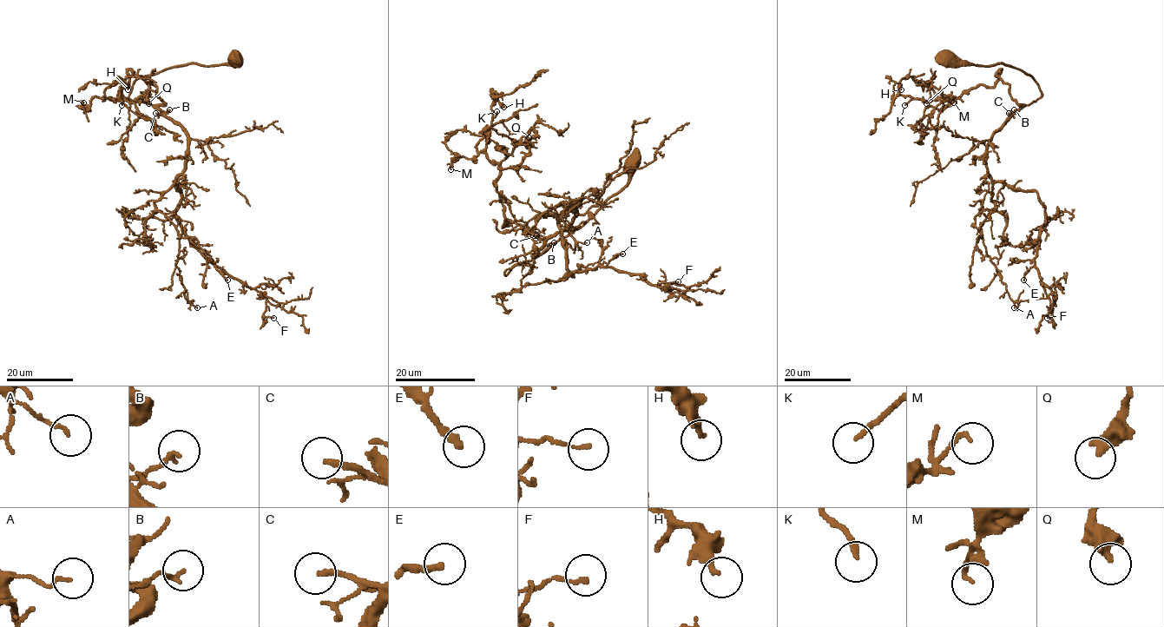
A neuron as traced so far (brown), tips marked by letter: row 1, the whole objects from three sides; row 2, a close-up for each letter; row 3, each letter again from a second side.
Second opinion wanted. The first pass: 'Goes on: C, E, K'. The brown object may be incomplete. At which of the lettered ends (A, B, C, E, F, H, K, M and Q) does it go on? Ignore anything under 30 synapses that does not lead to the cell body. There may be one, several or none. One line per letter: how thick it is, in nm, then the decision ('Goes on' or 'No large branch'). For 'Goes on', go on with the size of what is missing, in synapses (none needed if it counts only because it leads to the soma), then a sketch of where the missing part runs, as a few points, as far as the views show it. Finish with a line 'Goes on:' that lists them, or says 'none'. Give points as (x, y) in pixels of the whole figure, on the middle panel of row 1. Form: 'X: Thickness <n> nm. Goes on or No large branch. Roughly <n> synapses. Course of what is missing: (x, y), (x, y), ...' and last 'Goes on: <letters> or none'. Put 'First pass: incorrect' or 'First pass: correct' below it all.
A: Thickness 120 nm. No large branch
B: Thickness 160 nm. No large branch
C: Thickness 200 nm. Goes on. Roughly 60 synapses. Course of what is missing: (536, 235), (522, 229), (521, 221), (541, 210), (552, 196), (555, 184), (552, 186)
E: Thickness 280 nm. Goes on. Roughly 30 synapses. Course of what is missing: (622, 254), (630, 260), (630, 263), (639, 260)
F: Thickness 130 nm. No large branch
H: Thickness 240 nm. No large branch
K: Thickness 190 nm. Goes on. Roughly 50 synapses. Course of what is missing: (496, 111), (516, 90), (524, 75), (529, 43), (528, 33), (519, 24)
M: Thickness 140 nm. No large branch
Q: Thickness 400 nm. No large branch
Goes on: C, E, K
First pass: correct

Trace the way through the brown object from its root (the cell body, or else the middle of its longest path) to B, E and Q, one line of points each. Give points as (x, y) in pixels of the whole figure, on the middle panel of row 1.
B: (632, 163), (628, 164), (629, 181), (582, 227), (504, 273), (516, 265), (526, 264), (554, 242)
E: (632, 163), (629, 181), (582, 227), (504, 273), (562, 231), (573, 208), (559, 221), (561, 280), (622, 254)
Q: (632, 163), (582, 227), (506, 274), (548, 247), (503, 227), (496, 188), (529, 137)

